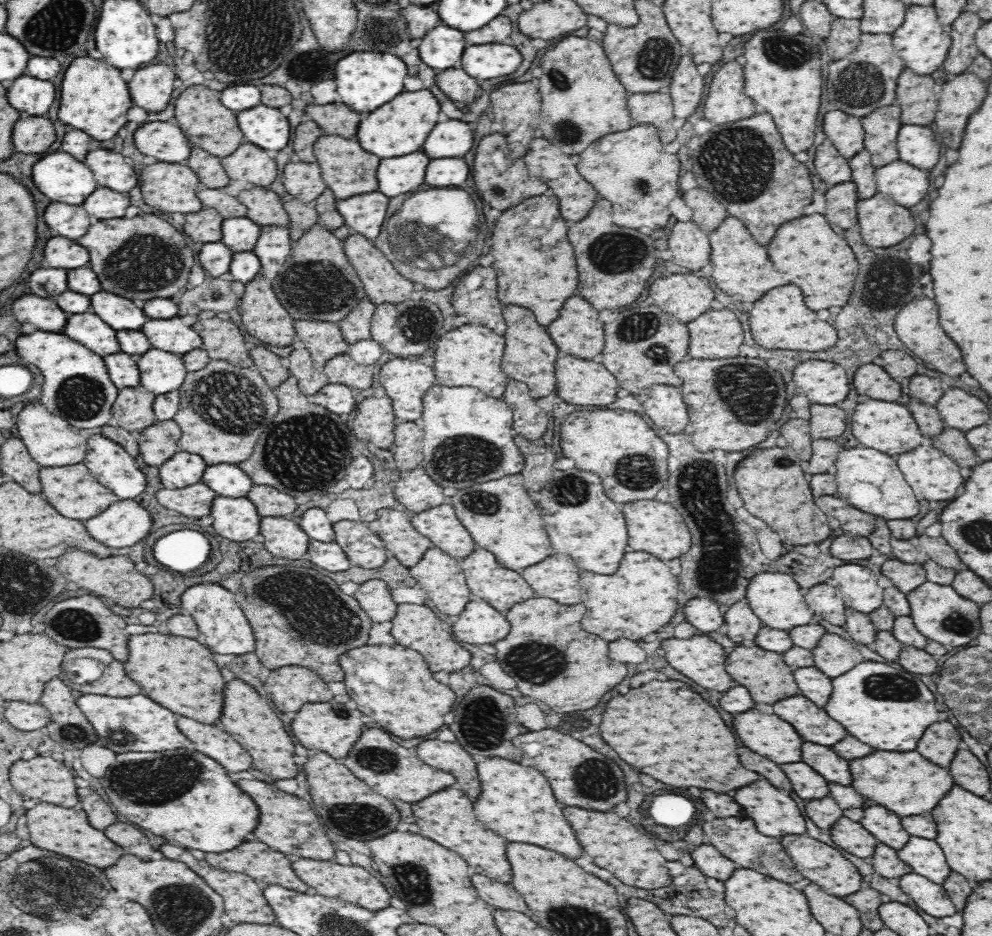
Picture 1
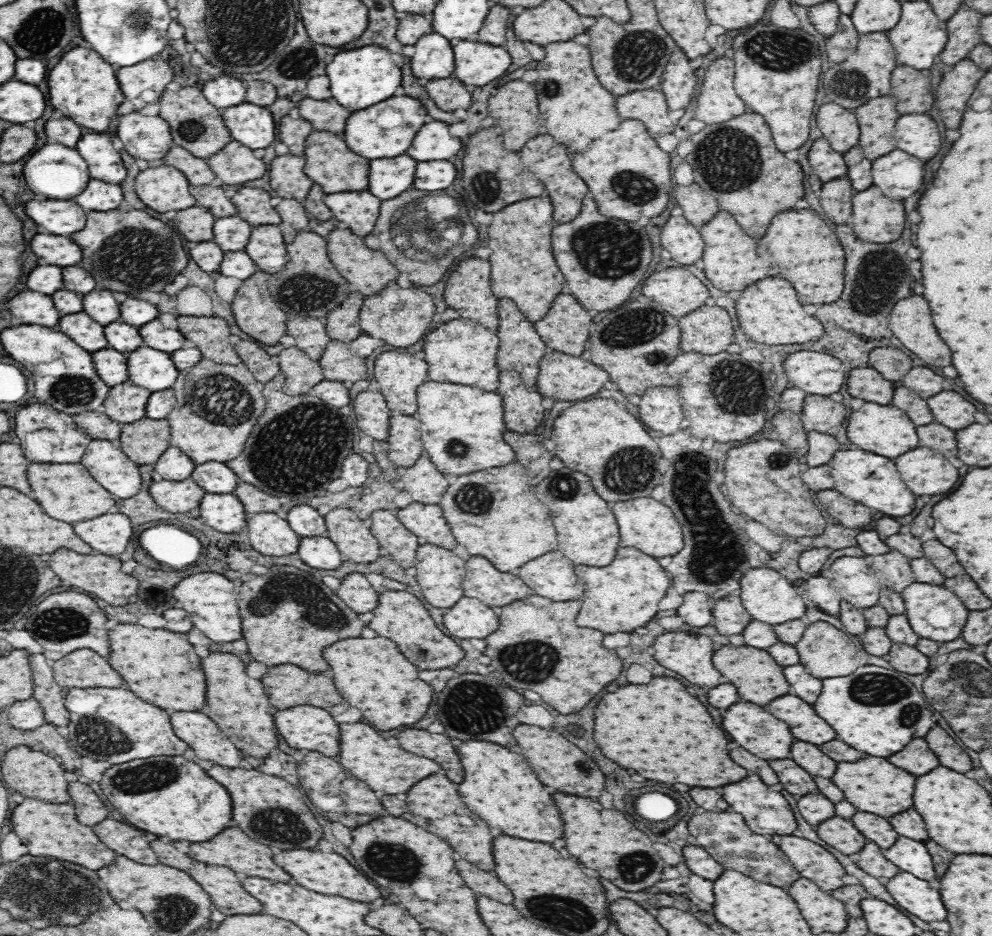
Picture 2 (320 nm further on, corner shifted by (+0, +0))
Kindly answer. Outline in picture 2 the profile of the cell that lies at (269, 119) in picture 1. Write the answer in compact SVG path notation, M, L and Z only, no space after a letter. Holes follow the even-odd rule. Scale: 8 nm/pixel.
M246 100L243 104L220 111L224 124L230 131L231 140L252 150L265 149L276 143L276 122L272 113L264 106Z

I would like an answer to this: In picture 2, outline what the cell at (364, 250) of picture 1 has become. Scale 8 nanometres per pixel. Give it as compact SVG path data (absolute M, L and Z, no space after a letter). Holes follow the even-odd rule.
M336 228L326 236L328 259L354 290L365 296L378 294L390 281L395 280L400 270L394 266L382 251L368 248L363 239L354 236L349 228Z

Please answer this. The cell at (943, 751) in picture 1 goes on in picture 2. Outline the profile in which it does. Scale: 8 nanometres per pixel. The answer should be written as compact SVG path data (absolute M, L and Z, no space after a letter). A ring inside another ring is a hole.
M922 738L912 740L902 752L898 752L886 760L892 762L894 766L914 774L914 776L926 774L939 765L938 757L928 748L928 744Z

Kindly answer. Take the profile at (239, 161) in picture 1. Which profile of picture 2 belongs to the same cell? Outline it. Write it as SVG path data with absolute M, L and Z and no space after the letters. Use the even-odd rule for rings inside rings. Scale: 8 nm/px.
M231 140L206 162L216 177L220 178L222 185L241 184L262 178L266 174L266 164L262 159L256 158L252 151L242 143Z

